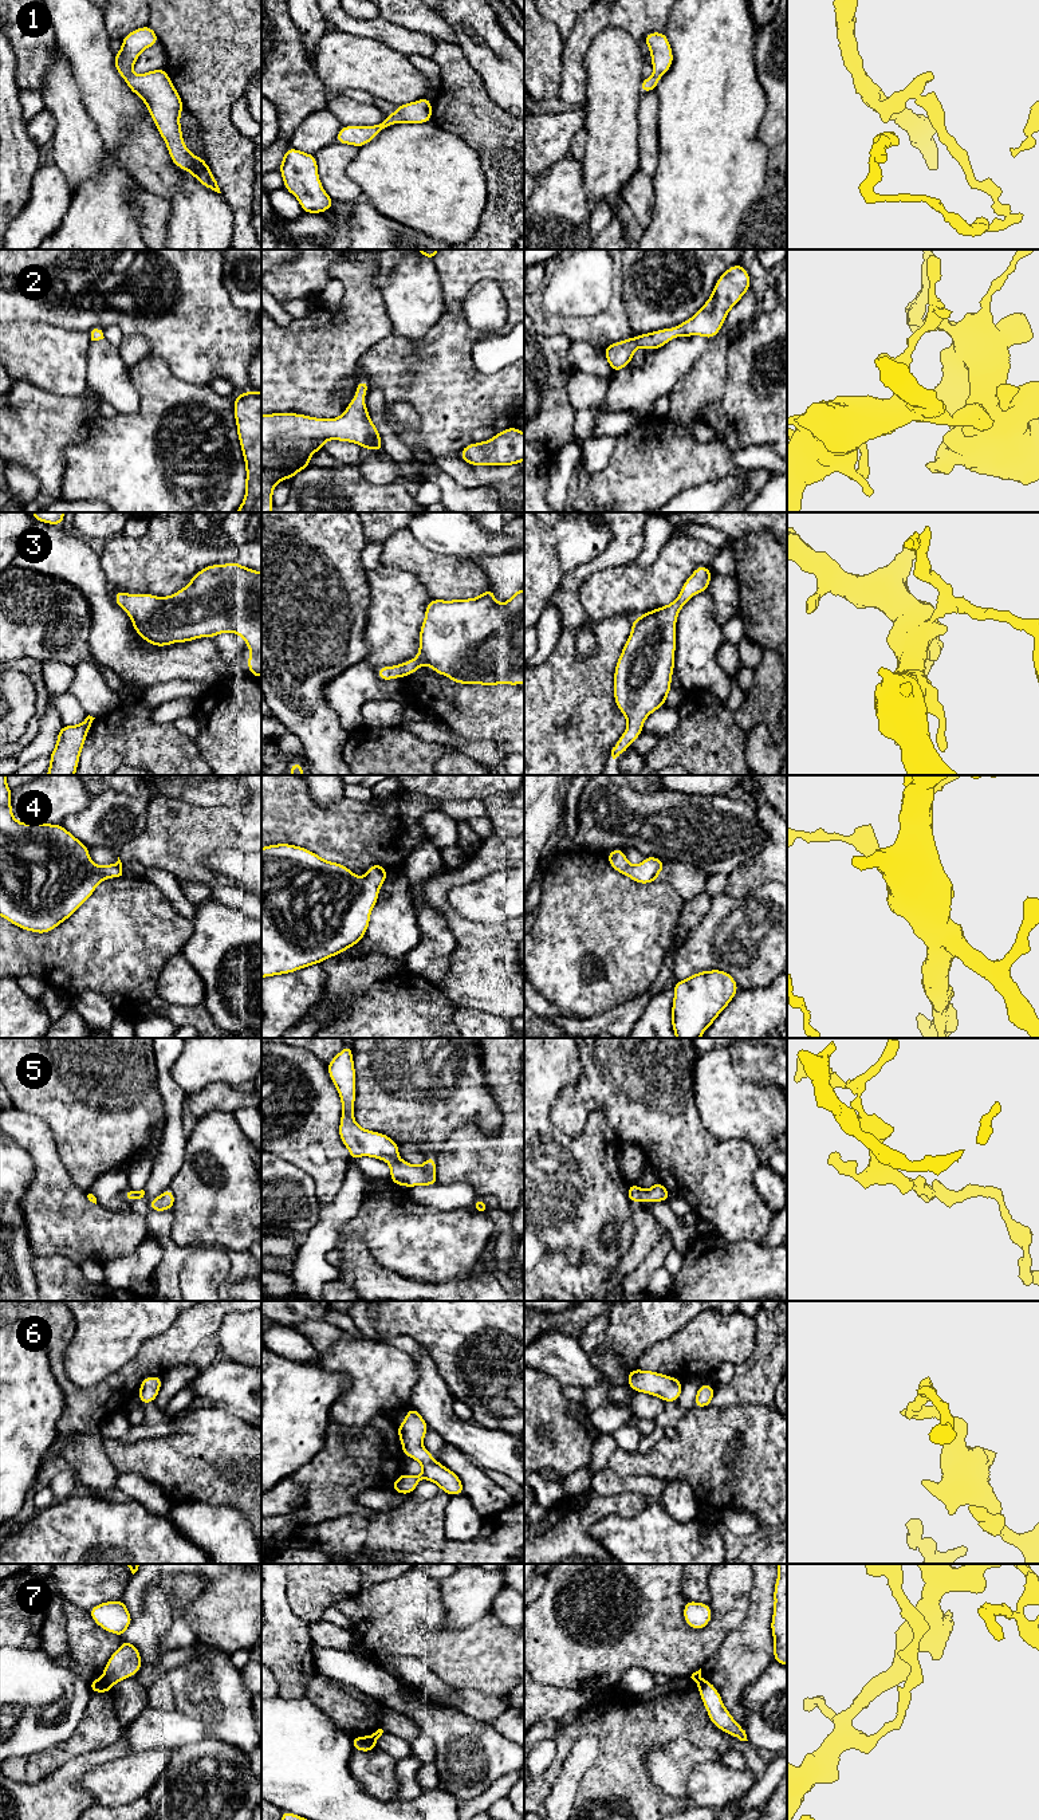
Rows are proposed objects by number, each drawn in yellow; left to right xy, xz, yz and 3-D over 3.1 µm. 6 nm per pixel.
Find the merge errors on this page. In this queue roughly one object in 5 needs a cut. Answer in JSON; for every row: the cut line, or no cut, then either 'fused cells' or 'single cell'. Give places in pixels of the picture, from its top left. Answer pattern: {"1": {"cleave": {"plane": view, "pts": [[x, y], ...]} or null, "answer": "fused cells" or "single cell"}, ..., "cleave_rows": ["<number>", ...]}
{"1": {"cleave": null, "answer": "single cell"}, "2": {"cleave": null, "answer": "single cell"}, "3": {"cleave": null, "answer": "single cell"}, "4": {"cleave": null, "answer": "single cell"}, "5": {"cleave": null, "answer": "single cell"}, "6": {"cleave": null, "answer": "single cell"}, "7": {"cleave": {"plane": "xy", "pts": [[101, 1679], [110, 1686]]}, "answer": "fused cells"}, "cleave_rows": ["7"]}

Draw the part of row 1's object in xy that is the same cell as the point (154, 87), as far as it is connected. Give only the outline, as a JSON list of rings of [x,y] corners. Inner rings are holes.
[[[150,25],[137,28],[122,39],[122,48],[114,55],[114,64],[127,87],[146,105],[151,119],[164,138],[173,164],[196,177],[196,180],[217,193],[220,188],[205,160],[193,156],[184,139],[180,123],[184,103],[165,68],[141,75],[131,72],[139,54],[160,42]]]

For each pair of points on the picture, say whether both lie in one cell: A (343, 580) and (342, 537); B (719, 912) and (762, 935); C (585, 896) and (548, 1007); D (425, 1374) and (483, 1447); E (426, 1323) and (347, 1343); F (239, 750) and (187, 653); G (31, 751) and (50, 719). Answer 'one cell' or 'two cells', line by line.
A: one cell
B: one cell
C: two cells
D: one cell
E: two cells
F: two cells
G: one cell

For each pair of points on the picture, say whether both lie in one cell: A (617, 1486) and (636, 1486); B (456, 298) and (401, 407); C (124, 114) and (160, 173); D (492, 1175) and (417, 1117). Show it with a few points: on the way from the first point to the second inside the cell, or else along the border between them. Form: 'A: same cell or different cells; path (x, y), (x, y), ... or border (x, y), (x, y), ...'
A: same cell; path (621, 1486), (632, 1486)
B: different cells; border (396, 399), (412, 405), (418, 416), (416, 428)
C: same cell; path (126, 129), (146, 158)
D: different cells; border (472, 1121), (460, 1124), (433, 1155)

